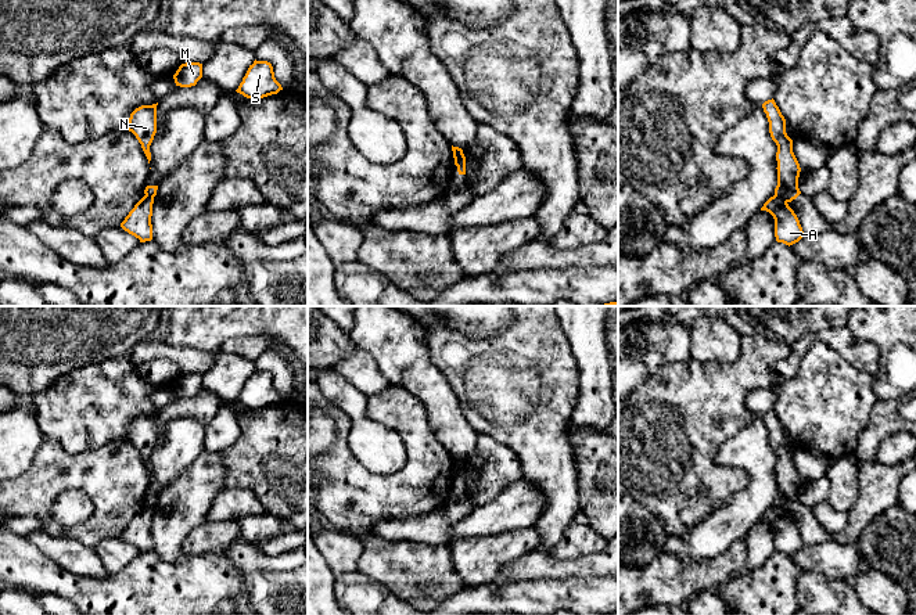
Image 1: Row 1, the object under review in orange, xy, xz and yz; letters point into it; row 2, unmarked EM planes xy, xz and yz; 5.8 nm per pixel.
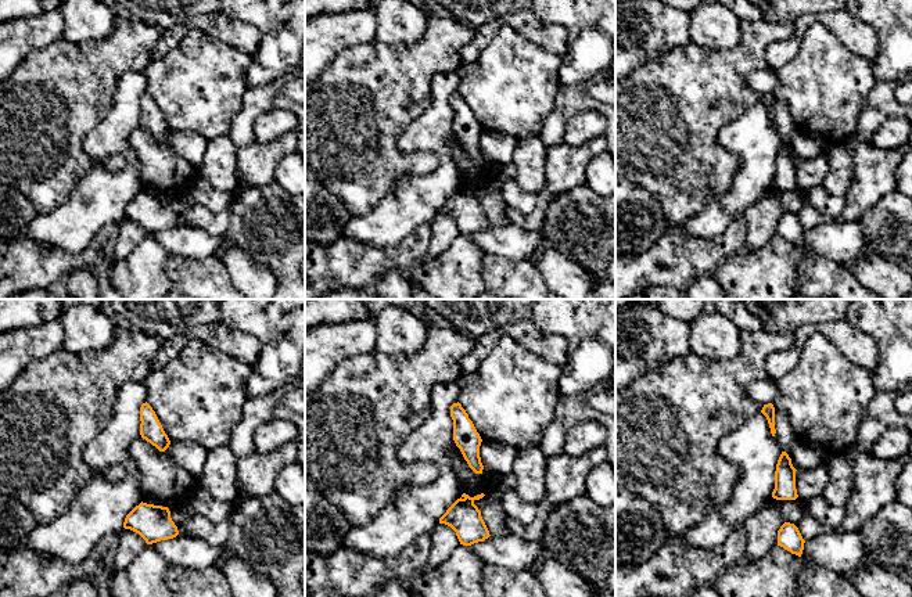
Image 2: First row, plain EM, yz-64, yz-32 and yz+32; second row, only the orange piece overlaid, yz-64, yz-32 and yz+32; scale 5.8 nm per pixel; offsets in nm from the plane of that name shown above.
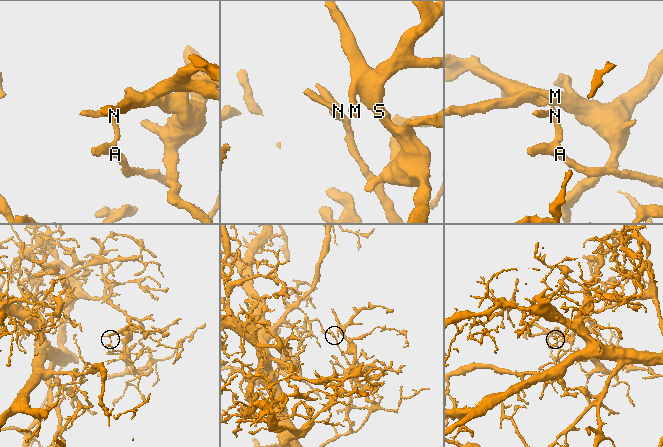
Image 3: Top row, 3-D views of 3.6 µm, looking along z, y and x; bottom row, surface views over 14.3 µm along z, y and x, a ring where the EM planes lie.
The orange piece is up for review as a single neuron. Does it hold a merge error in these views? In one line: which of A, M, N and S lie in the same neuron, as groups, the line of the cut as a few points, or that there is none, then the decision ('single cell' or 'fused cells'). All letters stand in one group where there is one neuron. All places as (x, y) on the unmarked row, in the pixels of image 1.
A M S / N | yz (773, 506), (787, 511) | fused cells

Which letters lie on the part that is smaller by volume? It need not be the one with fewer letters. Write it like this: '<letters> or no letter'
N

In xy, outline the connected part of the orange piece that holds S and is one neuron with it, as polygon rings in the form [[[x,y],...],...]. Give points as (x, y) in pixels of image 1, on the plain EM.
[[[255,370],[236,402],[247,409],[255,410],[277,404],[280,400],[283,398],[274,388],[272,374]]]

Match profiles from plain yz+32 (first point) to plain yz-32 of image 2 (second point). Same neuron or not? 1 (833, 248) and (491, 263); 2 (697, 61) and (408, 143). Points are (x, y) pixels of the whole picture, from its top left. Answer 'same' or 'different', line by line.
1: different
2: different

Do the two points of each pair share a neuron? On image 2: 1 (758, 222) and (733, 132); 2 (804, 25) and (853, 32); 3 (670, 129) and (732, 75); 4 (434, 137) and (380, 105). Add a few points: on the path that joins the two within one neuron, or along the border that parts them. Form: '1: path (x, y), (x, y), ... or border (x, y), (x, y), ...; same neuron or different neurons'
1: border (771, 184), (743, 214); different neurons
2: path (817, 18), (840, 22); same neuron
3: path (685, 114), (717, 82); same neuron
4: border (430, 99), (398, 139), (397, 147), (404, 154); different neurons

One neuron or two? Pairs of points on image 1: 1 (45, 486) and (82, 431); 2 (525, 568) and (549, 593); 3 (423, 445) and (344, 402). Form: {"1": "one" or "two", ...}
{"1": "two", "2": "two", "3": "two"}

